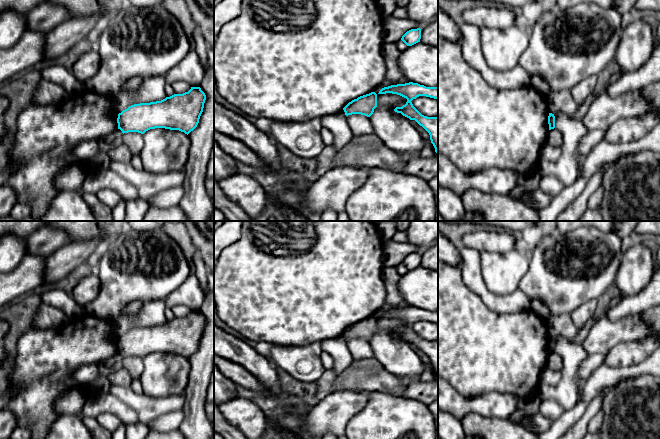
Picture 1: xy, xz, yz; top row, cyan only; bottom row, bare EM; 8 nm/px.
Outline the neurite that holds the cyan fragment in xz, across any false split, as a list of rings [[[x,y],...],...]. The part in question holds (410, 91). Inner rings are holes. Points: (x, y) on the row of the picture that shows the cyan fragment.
[[[405,83],[391,85],[382,88],[378,94],[392,93],[400,95],[407,99],[407,102],[402,107],[396,107],[395,112],[401,113],[410,120],[415,120],[422,126],[430,135],[431,143],[438,154],[438,117],[427,117],[422,115],[412,104],[412,100],[419,96],[426,96],[438,100],[438,87],[426,87],[418,83]]]

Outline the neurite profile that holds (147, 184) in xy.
[[[111,161],[109,169],[136,187],[139,198],[148,201],[151,196],[176,186],[185,181],[185,171],[170,171],[152,174],[144,170],[136,170],[130,162]]]

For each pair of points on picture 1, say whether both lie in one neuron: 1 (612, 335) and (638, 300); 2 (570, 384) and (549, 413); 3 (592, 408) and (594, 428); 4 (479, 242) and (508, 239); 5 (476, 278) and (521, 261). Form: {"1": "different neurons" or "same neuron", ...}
{"1": "same neuron", "2": "different neurons", "3": "different neurons", "4": "same neuron", "5": "different neurons"}

